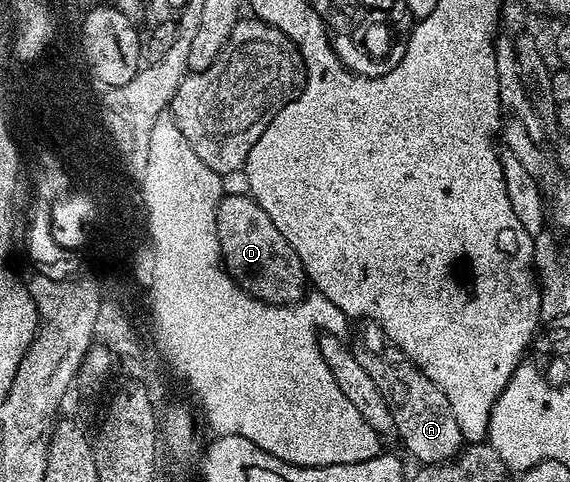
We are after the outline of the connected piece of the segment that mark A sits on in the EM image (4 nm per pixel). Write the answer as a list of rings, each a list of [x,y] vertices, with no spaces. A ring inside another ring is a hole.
[[[372,325],[362,327],[365,328],[358,333],[357,340],[354,343],[352,341],[351,350],[360,365],[363,365],[364,372],[375,381],[376,388],[383,395],[387,409],[390,410],[393,418],[393,430],[396,437],[401,438],[402,445],[418,459],[416,461],[418,464],[447,463],[450,459],[454,459],[462,449],[463,440],[459,421],[455,421],[455,413],[451,413],[451,405],[447,401],[447,397],[443,397],[441,390],[386,337],[383,329]]]

